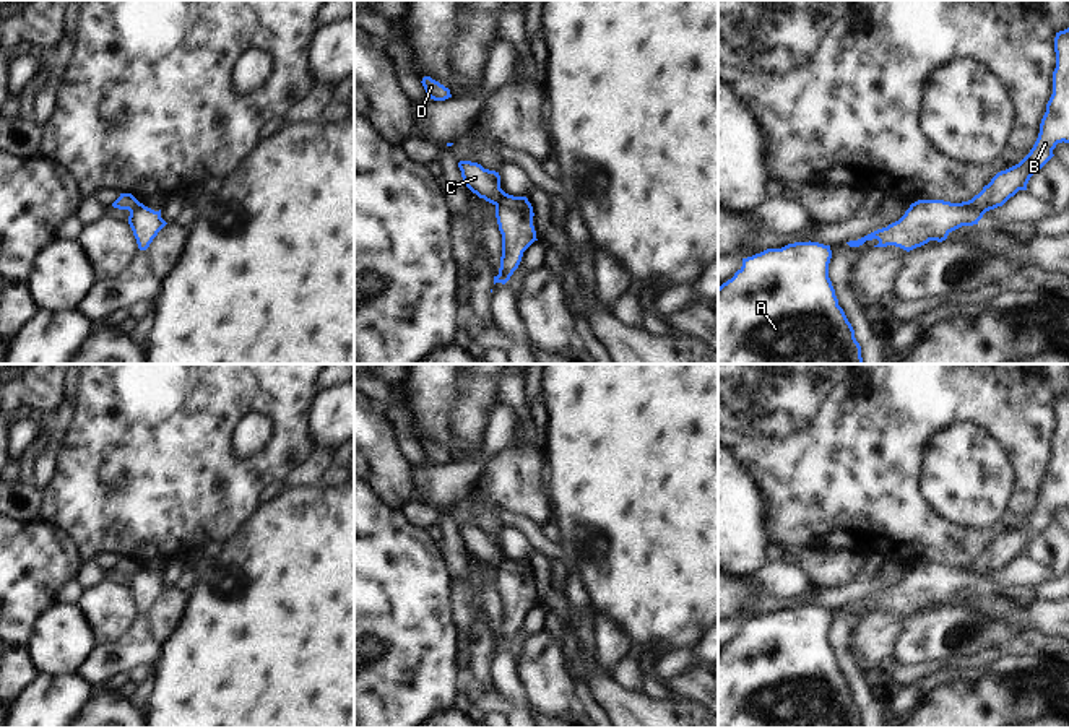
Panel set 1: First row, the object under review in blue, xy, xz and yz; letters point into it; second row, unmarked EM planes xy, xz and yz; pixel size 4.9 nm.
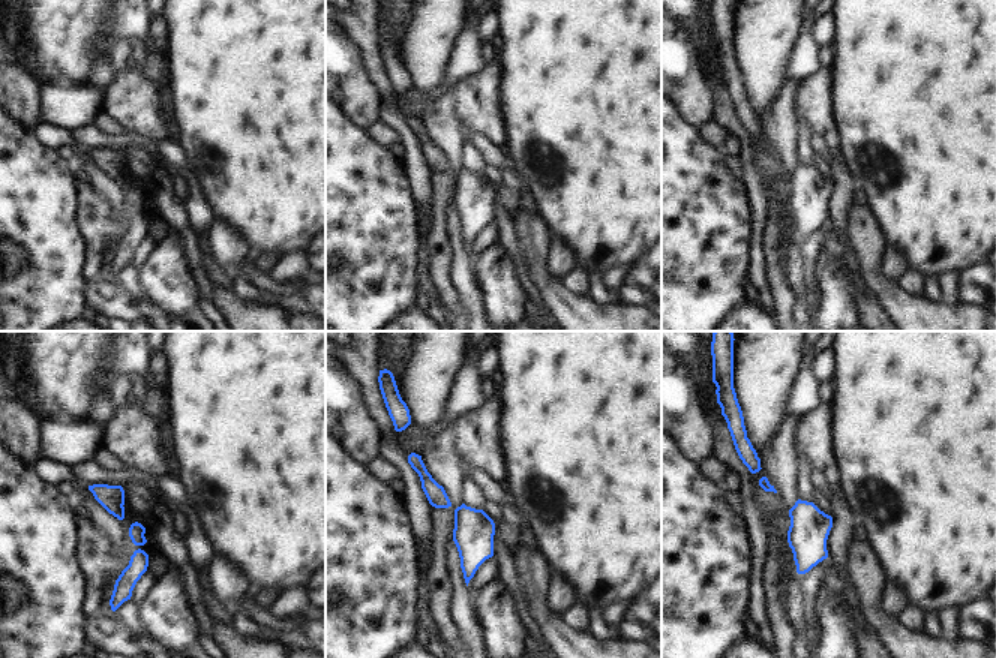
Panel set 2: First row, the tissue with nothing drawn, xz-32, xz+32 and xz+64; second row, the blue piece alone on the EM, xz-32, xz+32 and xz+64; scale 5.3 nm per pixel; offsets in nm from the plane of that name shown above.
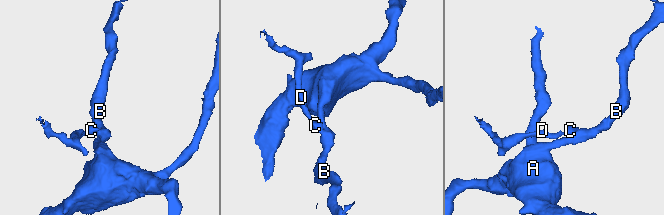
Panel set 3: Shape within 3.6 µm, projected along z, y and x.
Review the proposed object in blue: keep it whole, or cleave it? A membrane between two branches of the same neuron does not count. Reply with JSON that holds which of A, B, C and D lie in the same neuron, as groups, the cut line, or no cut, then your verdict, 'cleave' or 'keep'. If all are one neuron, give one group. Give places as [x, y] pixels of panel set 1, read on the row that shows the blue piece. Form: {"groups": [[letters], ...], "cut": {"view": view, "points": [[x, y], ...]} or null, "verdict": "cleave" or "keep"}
{"groups": [["A", "B"], ["C", "D"]], "cut": {"view": "xz", "points": [[504, 192], [496, 205]]}, "verdict": "cleave"}

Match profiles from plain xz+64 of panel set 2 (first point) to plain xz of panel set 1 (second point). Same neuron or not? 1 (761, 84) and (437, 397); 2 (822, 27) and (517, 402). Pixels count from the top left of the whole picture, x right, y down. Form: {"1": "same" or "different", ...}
{"1": "different", "2": "different"}

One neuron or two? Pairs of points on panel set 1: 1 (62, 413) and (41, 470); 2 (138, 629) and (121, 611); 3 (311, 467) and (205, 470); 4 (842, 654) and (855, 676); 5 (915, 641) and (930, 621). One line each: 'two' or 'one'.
1: one
2: two
3: two
4: one
5: one

